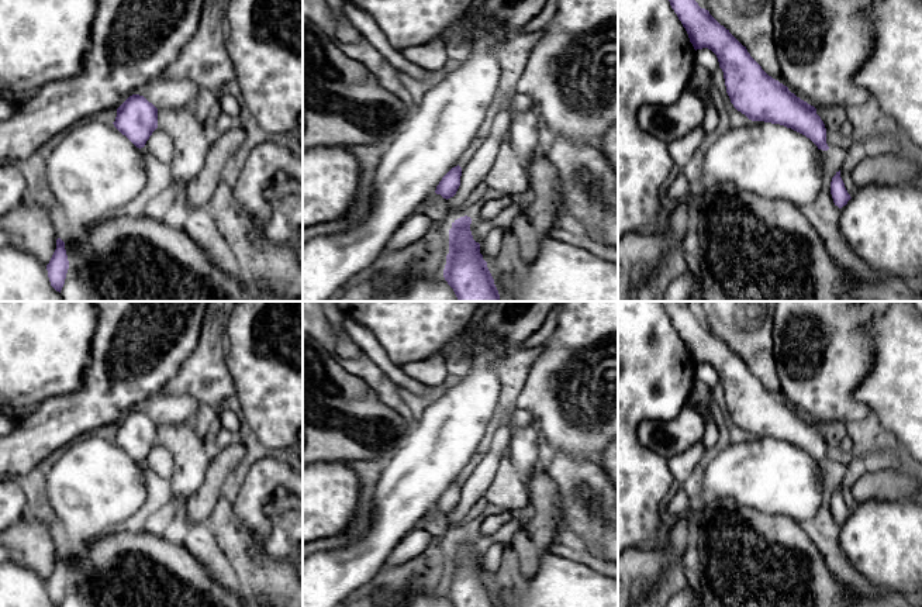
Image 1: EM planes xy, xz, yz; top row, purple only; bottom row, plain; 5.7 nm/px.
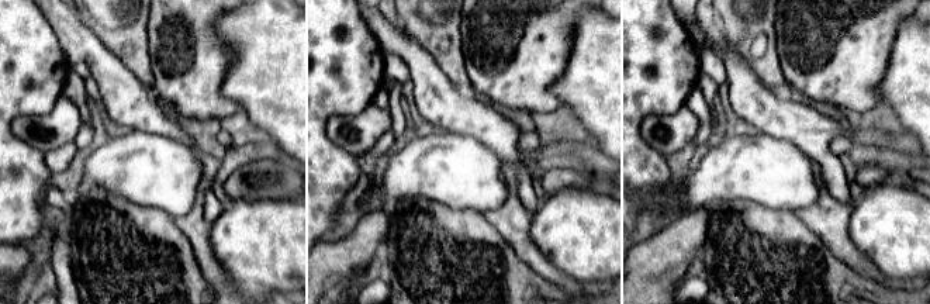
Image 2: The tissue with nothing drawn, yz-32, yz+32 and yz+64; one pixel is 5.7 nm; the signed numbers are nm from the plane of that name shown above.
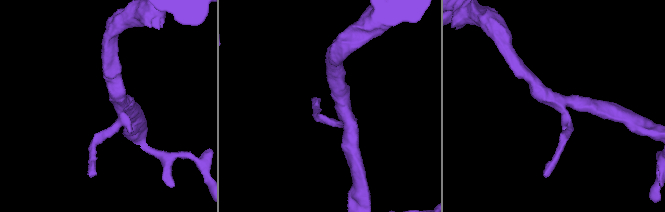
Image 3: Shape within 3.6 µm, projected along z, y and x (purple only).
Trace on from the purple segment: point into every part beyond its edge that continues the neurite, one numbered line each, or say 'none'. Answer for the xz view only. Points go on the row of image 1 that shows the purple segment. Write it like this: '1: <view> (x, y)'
none

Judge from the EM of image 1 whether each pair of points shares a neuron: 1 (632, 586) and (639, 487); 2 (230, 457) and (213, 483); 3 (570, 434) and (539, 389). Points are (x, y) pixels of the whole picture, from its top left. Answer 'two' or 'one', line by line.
1: two
2: one
3: one

